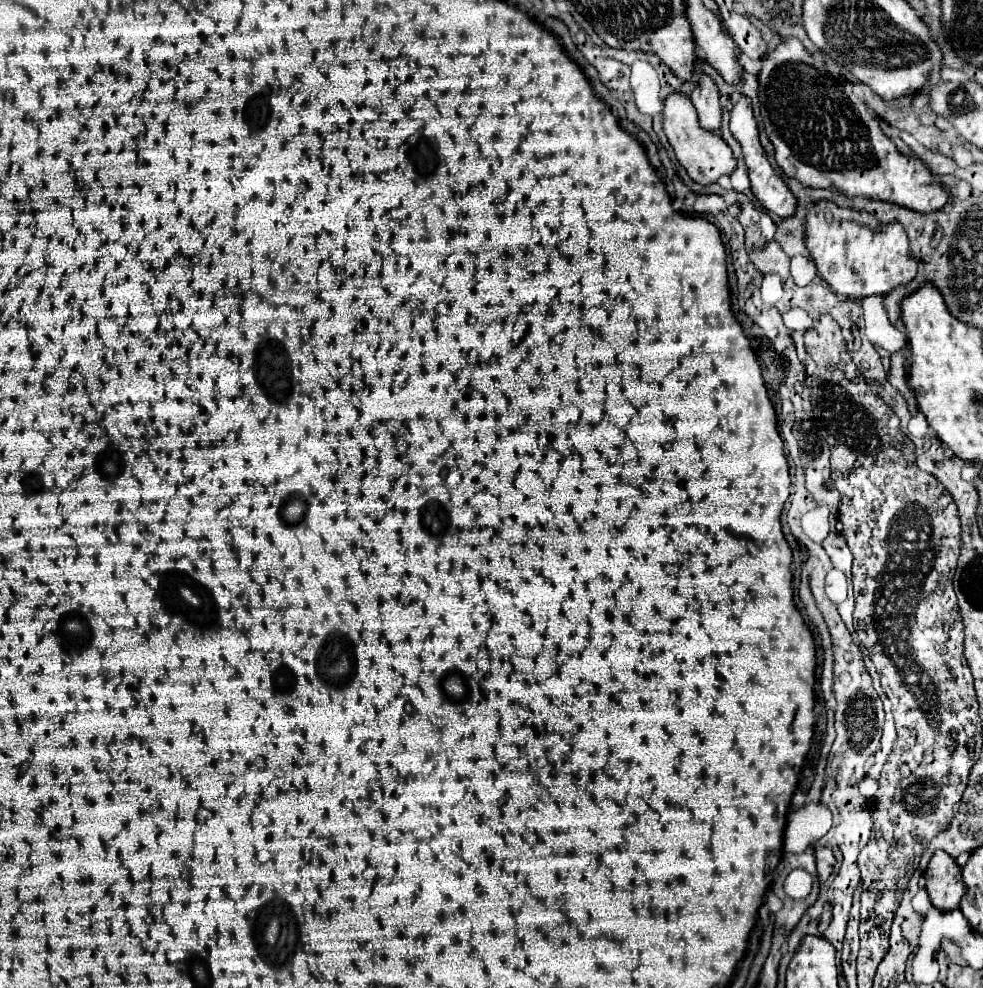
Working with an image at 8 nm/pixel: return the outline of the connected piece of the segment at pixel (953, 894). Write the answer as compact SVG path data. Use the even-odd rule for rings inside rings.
M935 851L929 867L925 871L925 889L935 909L939 911L953 911L959 909L959 901L965 895L967 887L961 881L959 865L945 853Z

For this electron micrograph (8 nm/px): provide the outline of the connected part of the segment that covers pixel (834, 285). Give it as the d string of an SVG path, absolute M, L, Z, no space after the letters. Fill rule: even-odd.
M817 201L807 209L805 247L817 265L819 277L829 289L853 299L889 293L893 287L911 281L917 271L909 255L909 241L903 227L897 223L881 225L865 211L857 211L855 221L855 209L841 209L831 201ZM825 215L831 215L831 219Z

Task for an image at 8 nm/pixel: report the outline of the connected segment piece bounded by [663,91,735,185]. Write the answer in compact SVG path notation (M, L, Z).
M673 91L667 99L665 99L665 107L663 107L663 129L665 135L679 159L679 163L687 169L689 177L697 183L715 183L721 175L729 175L735 169L735 159L731 155L729 145L721 139L719 133L715 131L707 131L699 125L697 119L697 111L691 103L691 99L679 91Z

